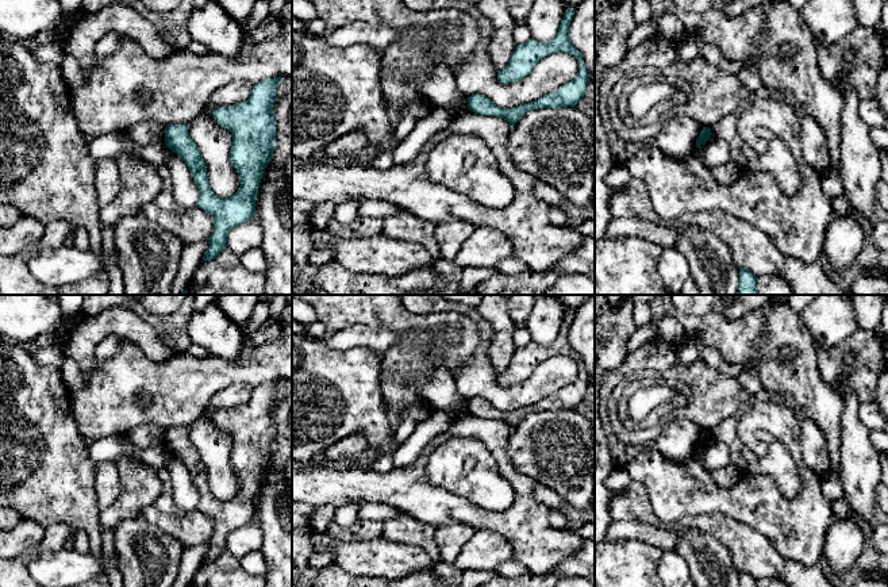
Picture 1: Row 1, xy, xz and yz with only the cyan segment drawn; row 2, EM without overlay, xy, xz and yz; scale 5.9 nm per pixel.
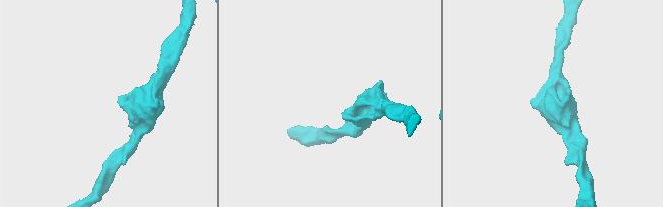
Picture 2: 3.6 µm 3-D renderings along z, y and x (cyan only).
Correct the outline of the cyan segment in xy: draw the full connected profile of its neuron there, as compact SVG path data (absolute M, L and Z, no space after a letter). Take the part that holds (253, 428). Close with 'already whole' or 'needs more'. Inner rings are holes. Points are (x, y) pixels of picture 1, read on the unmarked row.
M274 380L253 387L250 400L232 410L218 410L212 415L216 426L232 436L230 464L237 472L241 490L231 500L214 496L201 454L189 440L188 427L165 430L165 448L180 459L197 491L197 510L214 521L209 550L203 564L215 561L226 552L227 538L255 517L255 503L264 472L273 461L276 422L273 407L276 390L284 380Z; already whole

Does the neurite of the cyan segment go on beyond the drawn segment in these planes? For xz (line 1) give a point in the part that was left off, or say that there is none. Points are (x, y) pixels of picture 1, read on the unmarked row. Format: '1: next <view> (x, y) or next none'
1: next none

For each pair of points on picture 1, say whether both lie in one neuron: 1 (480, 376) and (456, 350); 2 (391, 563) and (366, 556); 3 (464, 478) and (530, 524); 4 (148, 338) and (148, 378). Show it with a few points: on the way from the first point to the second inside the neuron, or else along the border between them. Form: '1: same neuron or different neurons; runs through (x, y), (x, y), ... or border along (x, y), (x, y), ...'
1: different neurons; border along (479, 350), (466, 359), (453, 375)
2: same neuron; runs through (385, 559), (372, 557)
3: different neurons; border along (515, 491), (514, 501), (499, 511), (476, 506)
4: different neurons; border along (125, 338), (154, 361), (165, 361), (175, 353)

